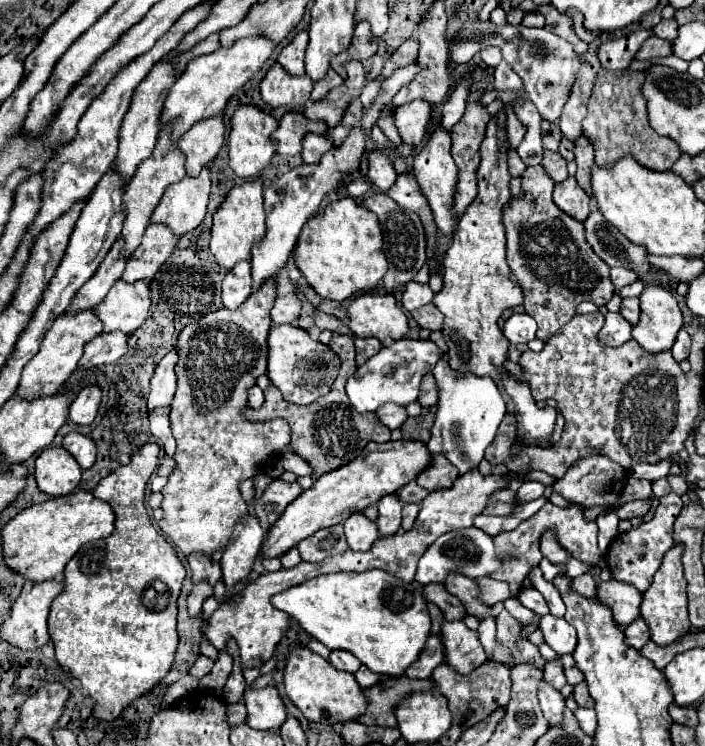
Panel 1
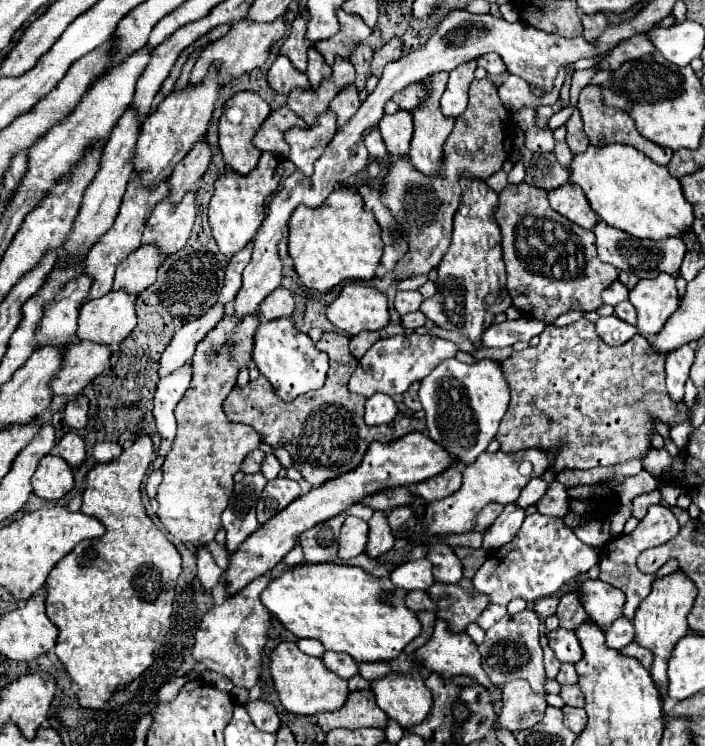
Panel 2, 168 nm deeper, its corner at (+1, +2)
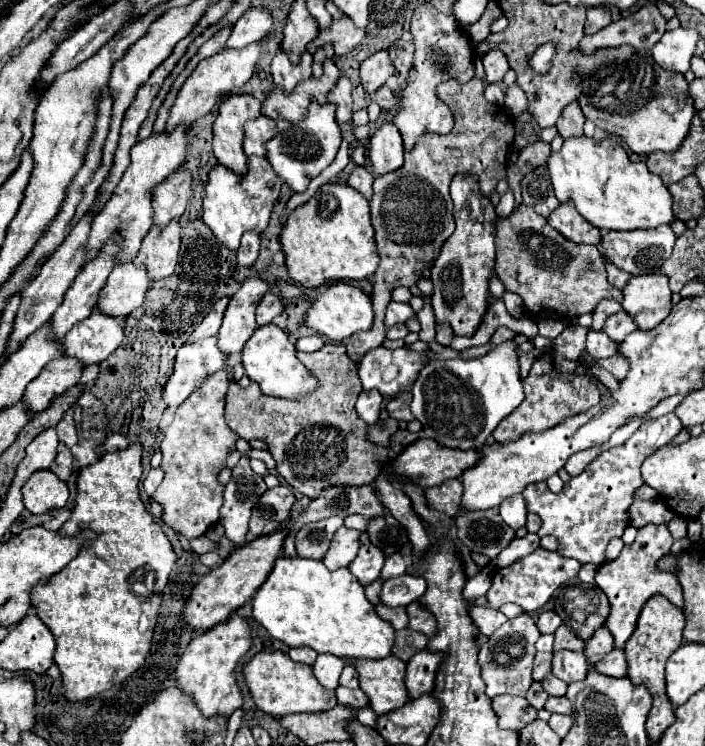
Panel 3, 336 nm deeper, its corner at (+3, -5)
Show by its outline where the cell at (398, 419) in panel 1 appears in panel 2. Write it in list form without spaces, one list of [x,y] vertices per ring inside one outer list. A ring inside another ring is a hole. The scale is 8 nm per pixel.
[[[375,393],[365,403],[365,423],[367,425],[387,425],[397,417],[397,407],[393,399],[385,393]]]

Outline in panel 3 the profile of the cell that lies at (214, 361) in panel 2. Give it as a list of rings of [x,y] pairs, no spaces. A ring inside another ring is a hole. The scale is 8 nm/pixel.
[[[219,370],[203,380],[197,392],[177,408],[175,418],[165,430],[165,438],[161,442],[161,470],[165,472],[165,478],[155,490],[153,500],[163,506],[161,522],[187,540],[203,536],[207,528],[219,520],[225,486],[217,480],[217,476],[225,468],[231,452],[235,452],[235,442],[239,440],[239,436],[229,430],[223,418],[227,386],[229,370]]]

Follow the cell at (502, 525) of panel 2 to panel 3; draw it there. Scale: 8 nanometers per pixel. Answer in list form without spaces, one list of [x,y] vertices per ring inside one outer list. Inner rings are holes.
[[[515,494],[507,500],[503,500],[503,504],[499,506],[499,512],[501,512],[501,518],[503,522],[513,528],[513,530],[519,530],[521,526],[525,526],[525,516],[527,516],[527,508],[525,508],[525,500],[521,494]]]

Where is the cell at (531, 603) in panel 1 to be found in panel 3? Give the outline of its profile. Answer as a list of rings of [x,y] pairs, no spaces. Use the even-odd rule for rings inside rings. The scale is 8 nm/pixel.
[[[543,610],[537,620],[537,626],[541,632],[555,632],[561,624],[563,624],[563,620],[559,614],[555,614],[555,610]]]

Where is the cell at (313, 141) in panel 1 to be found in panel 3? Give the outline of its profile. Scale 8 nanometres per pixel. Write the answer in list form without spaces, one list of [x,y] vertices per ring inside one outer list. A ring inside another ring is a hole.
[[[315,100],[309,106],[305,120],[283,134],[277,134],[273,140],[265,144],[267,160],[271,162],[273,170],[293,188],[293,192],[303,192],[313,178],[317,178],[337,156],[341,144],[341,130],[335,120],[335,106],[333,104],[317,104]]]

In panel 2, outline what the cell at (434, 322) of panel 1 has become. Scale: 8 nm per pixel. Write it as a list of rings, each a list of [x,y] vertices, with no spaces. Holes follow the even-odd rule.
[[[417,311],[417,313],[409,313],[409,315],[403,315],[403,317],[401,317],[401,325],[403,325],[405,329],[417,329],[417,327],[425,325],[425,321],[427,321],[427,317],[425,317],[425,315],[421,315],[419,311]]]

